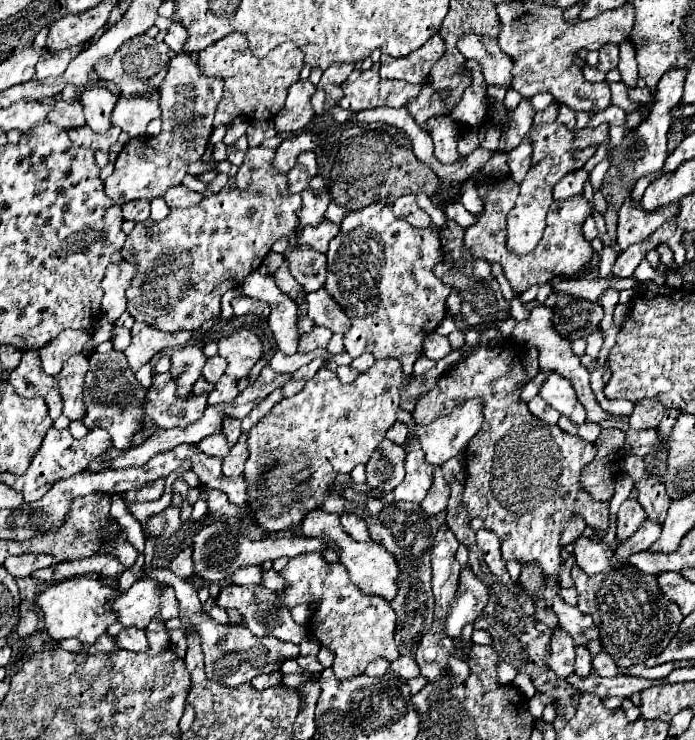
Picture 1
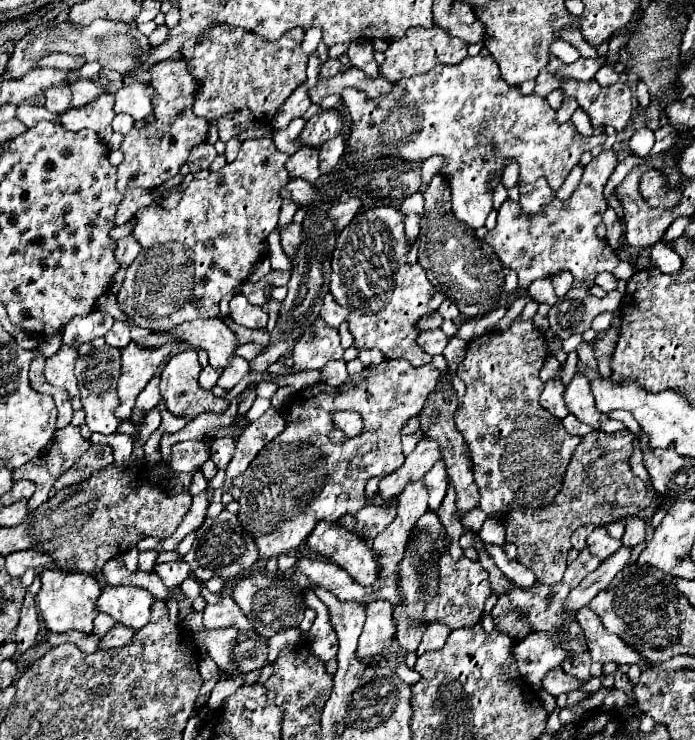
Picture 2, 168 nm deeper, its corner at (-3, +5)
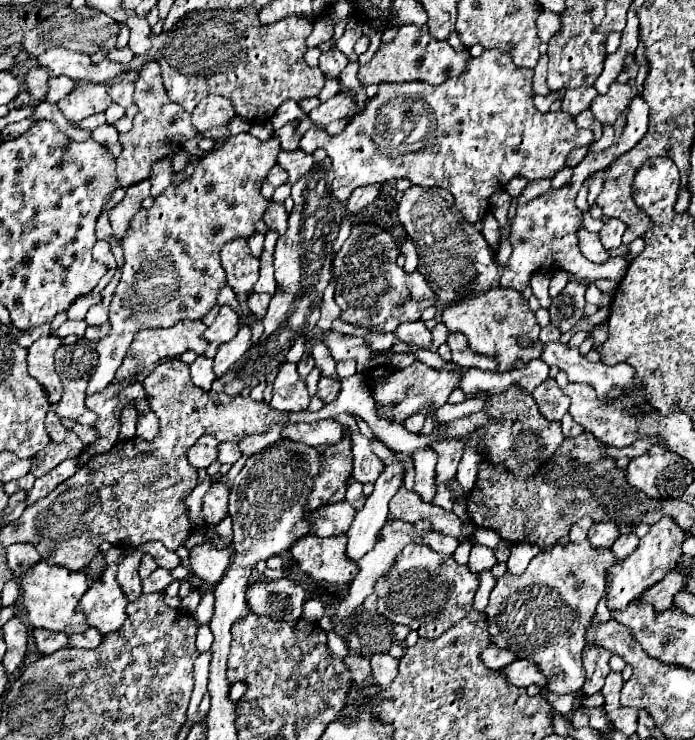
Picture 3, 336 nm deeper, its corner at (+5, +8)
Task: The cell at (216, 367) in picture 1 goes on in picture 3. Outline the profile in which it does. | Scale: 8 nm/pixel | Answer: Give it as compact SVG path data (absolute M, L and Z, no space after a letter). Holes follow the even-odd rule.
M198 357L192 365L190 365L190 371L192 371L192 383L196 387L200 387L202 391L210 391L210 385L212 381L216 379L214 371L212 371L212 359L206 359L206 357Z

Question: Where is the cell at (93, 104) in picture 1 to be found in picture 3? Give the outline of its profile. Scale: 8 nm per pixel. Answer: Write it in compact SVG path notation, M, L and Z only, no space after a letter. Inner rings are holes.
M52 77L52 79L48 79L48 91L44 95L44 101L56 103L56 101L64 99L64 95L68 95L68 91L72 91L74 85L76 85L76 81L68 79L68 77Z

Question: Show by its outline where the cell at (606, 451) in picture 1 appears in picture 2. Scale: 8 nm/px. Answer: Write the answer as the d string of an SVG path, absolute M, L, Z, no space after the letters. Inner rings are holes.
M620 430L620 432L590 432L582 438L580 446L576 448L576 454L572 456L572 462L568 464L566 476L564 476L564 486L560 490L560 494L556 496L556 502L552 502L552 506L546 506L544 510L540 510L540 514L532 514L532 510L518 510L516 514L508 514L510 518L504 520L504 528L506 528L506 542L516 544L518 548L518 560L530 568L540 584L556 584L562 580L562 574L568 566L566 558L568 558L568 550L570 550L570 536L574 530L578 530L584 524L594 524L594 526L604 526L608 522L614 520L622 520L628 514L636 514L640 518L650 518L652 510L656 510L658 498L656 494L648 494L644 488L644 482L640 478L636 478L630 470L630 460L632 456L632 434L628 430Z

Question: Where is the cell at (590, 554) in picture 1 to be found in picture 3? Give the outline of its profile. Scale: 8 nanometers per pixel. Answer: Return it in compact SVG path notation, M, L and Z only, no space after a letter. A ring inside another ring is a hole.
M602 521L602 523L594 523L590 527L588 539L594 547L612 547L612 543L620 537L618 525L612 521Z

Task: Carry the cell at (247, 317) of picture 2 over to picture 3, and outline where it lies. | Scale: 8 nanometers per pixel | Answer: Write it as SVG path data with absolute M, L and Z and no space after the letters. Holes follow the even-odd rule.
M224 305L216 317L216 321L206 327L206 331L202 333L202 337L208 341L208 343L226 343L230 341L240 329L240 323L238 323L238 315L228 307Z

